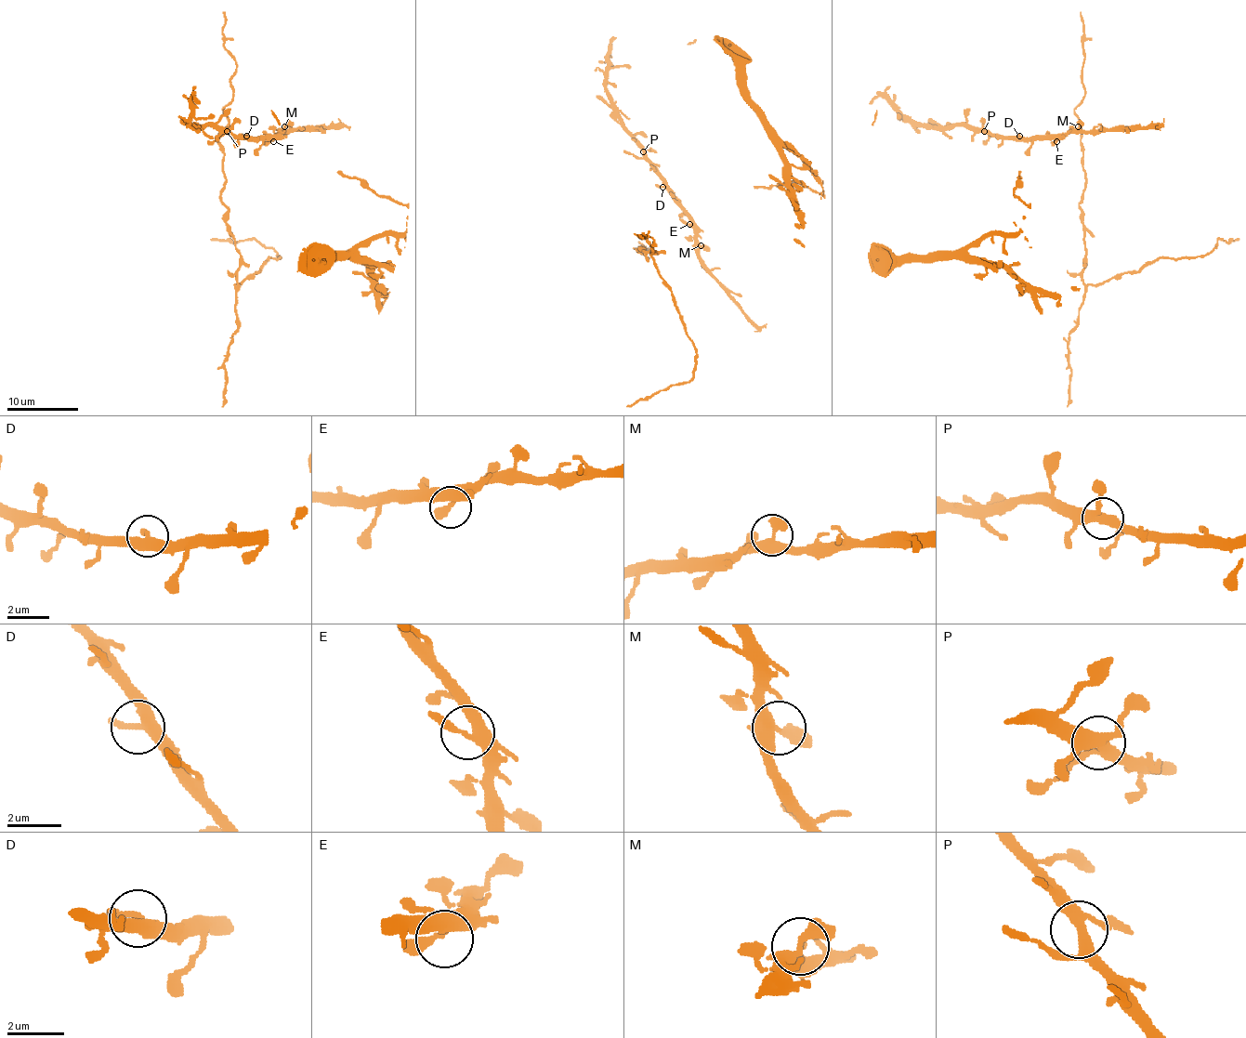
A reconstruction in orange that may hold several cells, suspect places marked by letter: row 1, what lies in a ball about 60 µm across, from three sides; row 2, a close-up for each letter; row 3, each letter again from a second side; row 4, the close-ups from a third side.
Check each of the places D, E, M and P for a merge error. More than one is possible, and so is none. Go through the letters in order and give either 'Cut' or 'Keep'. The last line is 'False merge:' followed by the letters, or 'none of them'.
D: Keep
E: Keep
M: Keep
P: Keep
False merge: none of them

